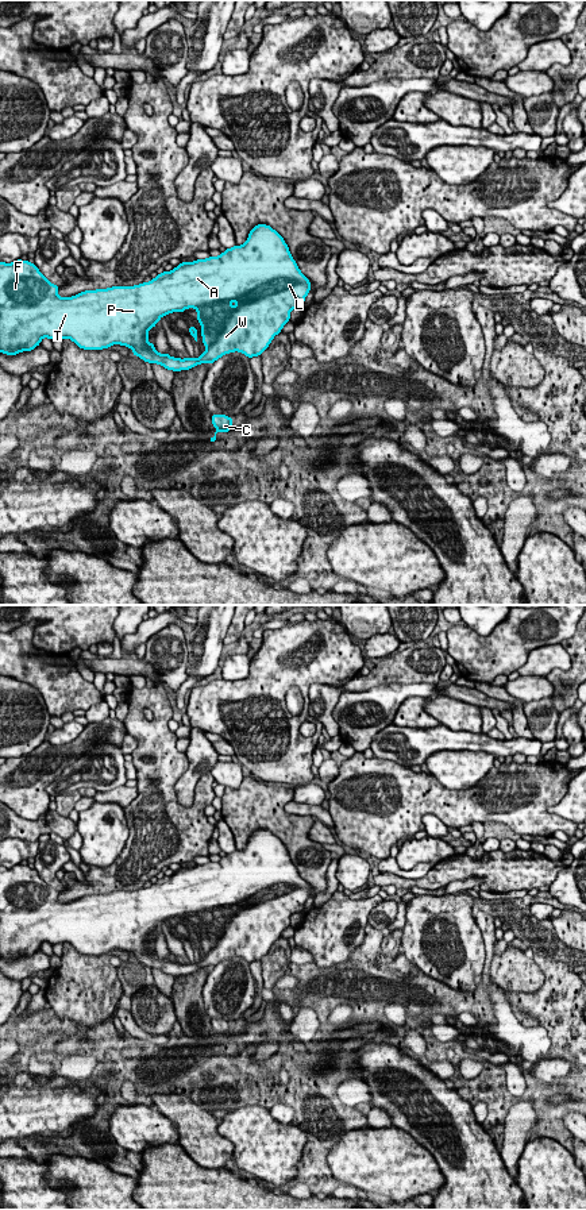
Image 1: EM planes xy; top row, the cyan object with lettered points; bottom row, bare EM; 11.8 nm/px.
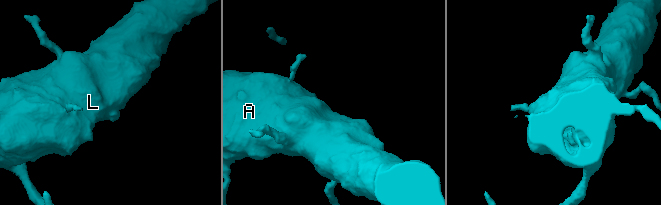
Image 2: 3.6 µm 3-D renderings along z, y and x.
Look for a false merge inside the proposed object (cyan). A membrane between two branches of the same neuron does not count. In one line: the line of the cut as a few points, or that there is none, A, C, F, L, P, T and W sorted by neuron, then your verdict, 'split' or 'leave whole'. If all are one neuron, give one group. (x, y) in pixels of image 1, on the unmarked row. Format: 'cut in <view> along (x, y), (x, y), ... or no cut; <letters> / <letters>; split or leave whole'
no cut; A C F L P T W; leave whole

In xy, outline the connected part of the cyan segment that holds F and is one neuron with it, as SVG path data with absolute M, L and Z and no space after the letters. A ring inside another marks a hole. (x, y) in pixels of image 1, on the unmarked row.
M258 829L244 849L227 853L219 862L181 867L150 887L85 895L65 903L58 901L58 894L35 868L22 864L0 867L0 957L16 960L34 955L43 943L68 943L84 955L126 951L144 967L173 976L189 975L200 968L211 970L234 956L248 963L259 962L290 925L290 916L304 910L311 887L300 876L284 843L270 831ZM188 913L197 916L205 957L193 964L159 959L149 947L147 936L162 921Z

